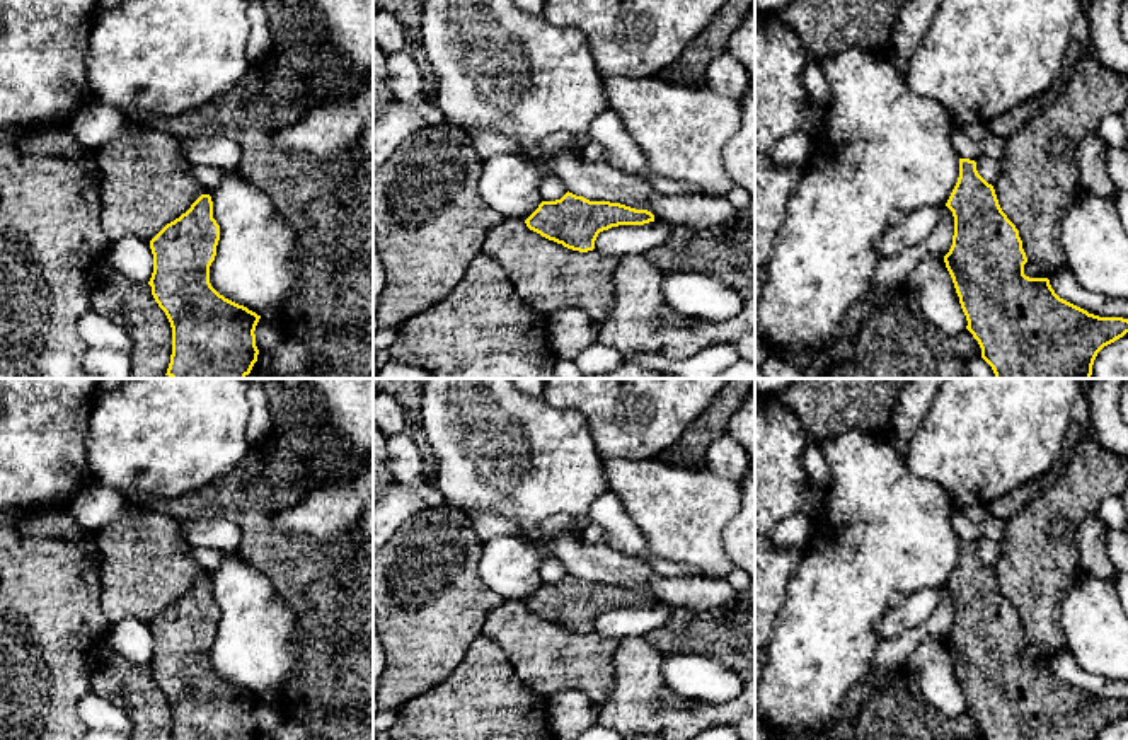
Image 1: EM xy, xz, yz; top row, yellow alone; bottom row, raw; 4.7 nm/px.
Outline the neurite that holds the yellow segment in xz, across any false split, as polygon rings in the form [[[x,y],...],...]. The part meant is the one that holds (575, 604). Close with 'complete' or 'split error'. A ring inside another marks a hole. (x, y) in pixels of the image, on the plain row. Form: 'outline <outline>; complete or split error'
outline [[[569,573],[561,581],[542,583],[525,604],[504,602],[487,614],[482,634],[506,653],[516,677],[509,679],[503,674],[499,687],[482,682],[481,691],[484,694],[513,694],[515,706],[508,708],[508,713],[520,714],[521,720],[528,720],[535,713],[533,708],[527,713],[521,711],[530,689],[547,699],[562,691],[581,691],[595,706],[603,702],[613,684],[613,655],[619,641],[600,636],[595,631],[595,622],[600,614],[612,609],[649,604],[654,604],[654,597],[647,592],[610,583],[590,583]]]; split error

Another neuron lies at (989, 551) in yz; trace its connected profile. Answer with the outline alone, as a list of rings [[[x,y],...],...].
[[[981,537],[980,541],[975,542],[976,544],[976,552],[978,556],[988,564],[993,566],[997,564],[999,558],[1000,558],[1000,542],[992,541],[988,537]]]

